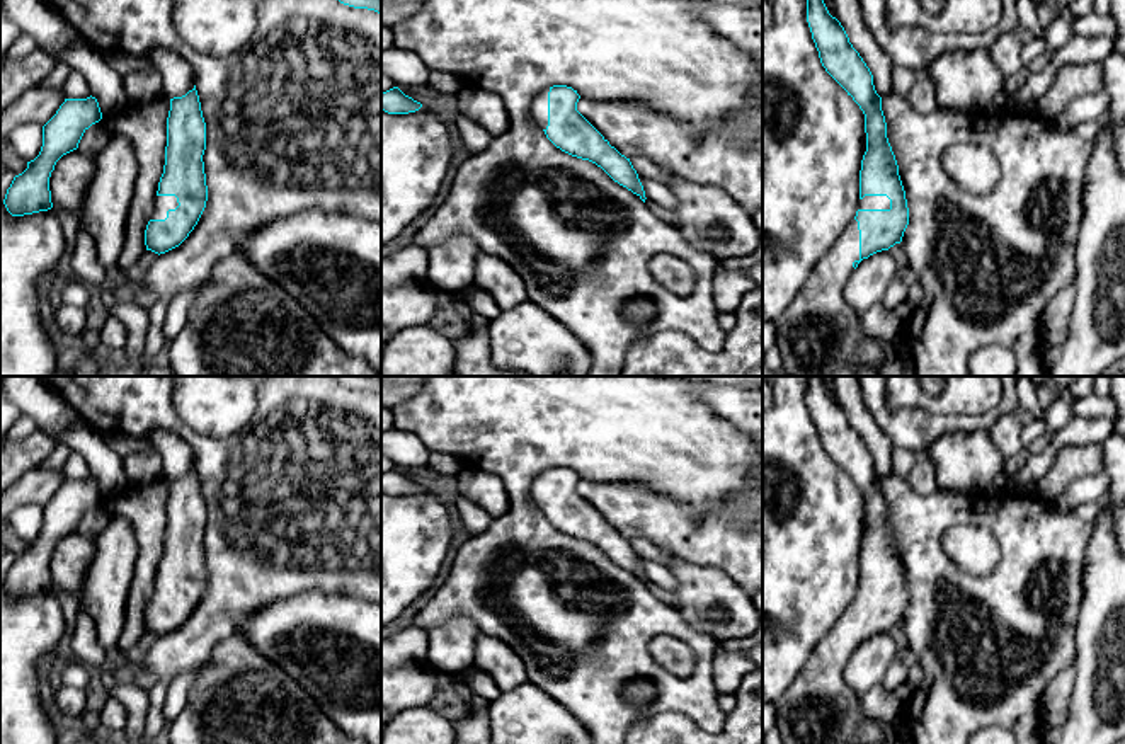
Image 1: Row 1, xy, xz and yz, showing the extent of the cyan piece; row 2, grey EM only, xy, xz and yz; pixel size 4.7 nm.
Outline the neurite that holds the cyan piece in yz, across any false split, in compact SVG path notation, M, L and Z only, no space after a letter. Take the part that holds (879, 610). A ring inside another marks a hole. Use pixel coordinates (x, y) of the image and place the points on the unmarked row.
M807 376L807 403L822 448L865 495L866 533L859 552L859 587L856 598L820 638L791 686L773 703L776 713L774 729L780 732L783 744L883 744L883 739L890 735L888 727L880 722L861 722L859 695L846 683L844 671L863 640L902 623L909 606L905 572L887 519L882 478L875 472L873 456L849 424L841 403L829 395L822 376Z

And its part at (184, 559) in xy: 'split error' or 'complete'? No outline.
split error

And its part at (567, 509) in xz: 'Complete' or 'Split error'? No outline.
Split error

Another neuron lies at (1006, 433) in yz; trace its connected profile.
M1021 412L1006 414L987 429L991 439L1006 458L1023 449L1021 431L1025 419Z

